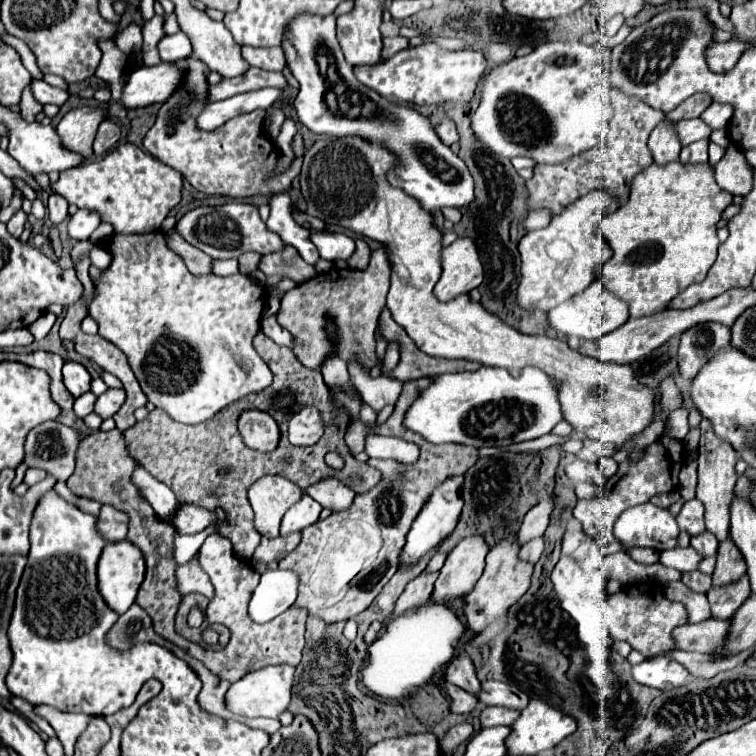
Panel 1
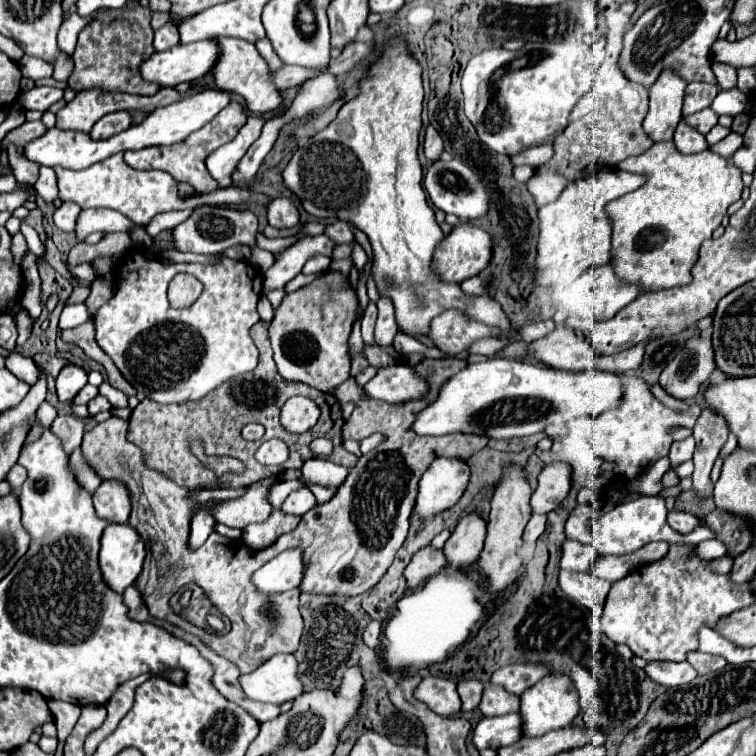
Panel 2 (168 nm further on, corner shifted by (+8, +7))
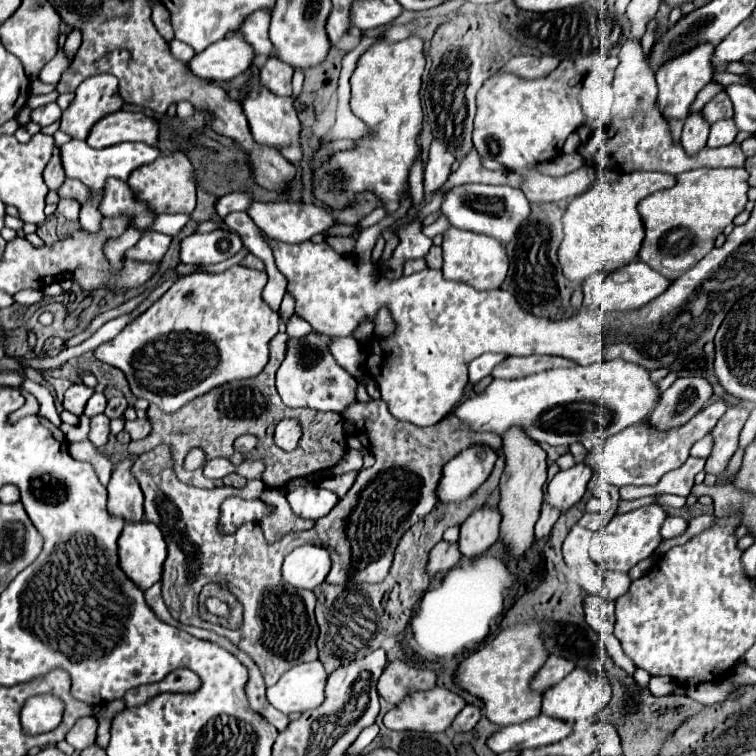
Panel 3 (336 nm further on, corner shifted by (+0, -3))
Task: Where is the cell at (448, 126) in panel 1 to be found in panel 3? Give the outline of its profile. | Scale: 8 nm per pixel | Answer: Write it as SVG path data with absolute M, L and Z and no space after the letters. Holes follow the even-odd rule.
M433 140L431 152L429 152L429 162L425 166L425 190L427 192L435 192L437 188L441 188L441 184L451 174L453 162L455 162L453 154L443 144Z

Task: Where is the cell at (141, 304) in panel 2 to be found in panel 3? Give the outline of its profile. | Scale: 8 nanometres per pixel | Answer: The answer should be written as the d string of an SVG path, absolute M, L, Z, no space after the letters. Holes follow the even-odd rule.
M231 266L221 274L181 276L157 302L129 322L113 340L95 348L95 358L119 368L137 398L157 404L163 412L177 412L183 404L207 394L219 384L255 378L269 360L269 340L277 334L279 316L263 300L267 274L247 266Z

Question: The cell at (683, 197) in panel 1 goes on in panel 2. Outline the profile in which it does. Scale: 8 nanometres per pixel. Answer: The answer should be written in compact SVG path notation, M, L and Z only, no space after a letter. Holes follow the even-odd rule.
M673 140L657 142L641 156L619 162L617 168L633 174L645 174L647 182L639 190L607 204L607 212L613 220L611 264L615 266L615 272L623 282L641 284L643 292L683 286L691 282L691 266L695 264L695 254L699 252L699 246L703 244L703 240L711 238L711 232L721 224L727 208L741 198L741 170L729 158L723 158L711 150L685 156L675 148Z

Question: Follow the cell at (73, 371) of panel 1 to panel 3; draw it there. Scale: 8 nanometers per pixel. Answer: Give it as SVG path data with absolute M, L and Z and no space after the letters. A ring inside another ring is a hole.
M73 384L67 392L65 392L65 398L63 398L63 408L81 416L83 414L83 408L87 404L87 400L91 398L93 394L93 388L85 386L85 384Z

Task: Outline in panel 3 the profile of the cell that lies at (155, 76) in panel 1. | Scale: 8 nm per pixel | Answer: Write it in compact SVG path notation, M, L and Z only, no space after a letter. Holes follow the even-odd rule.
M227 36L211 44L207 50L195 54L189 60L187 68L193 76L201 80L221 82L245 72L253 64L253 58L253 48L247 42L243 42L241 36Z

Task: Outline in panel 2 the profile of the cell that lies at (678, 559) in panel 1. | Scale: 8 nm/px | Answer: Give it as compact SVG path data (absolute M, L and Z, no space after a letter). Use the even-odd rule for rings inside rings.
M705 540L701 544L697 544L699 556L705 560L715 560L715 558L723 558L727 556L727 546L721 540Z

